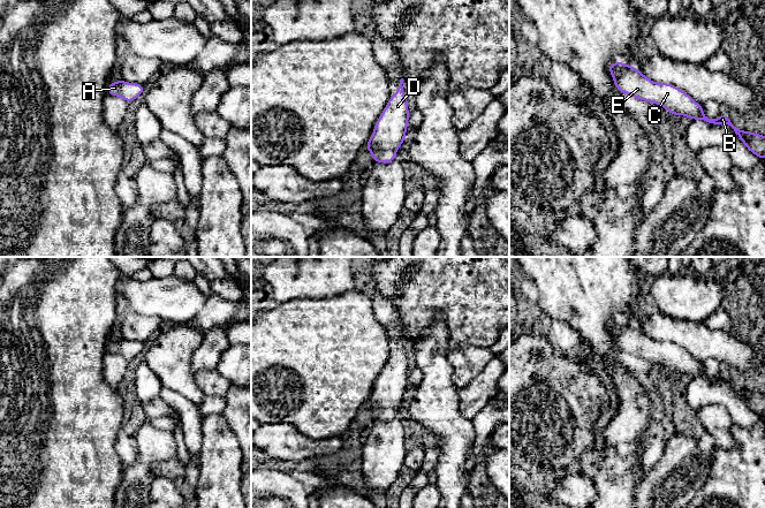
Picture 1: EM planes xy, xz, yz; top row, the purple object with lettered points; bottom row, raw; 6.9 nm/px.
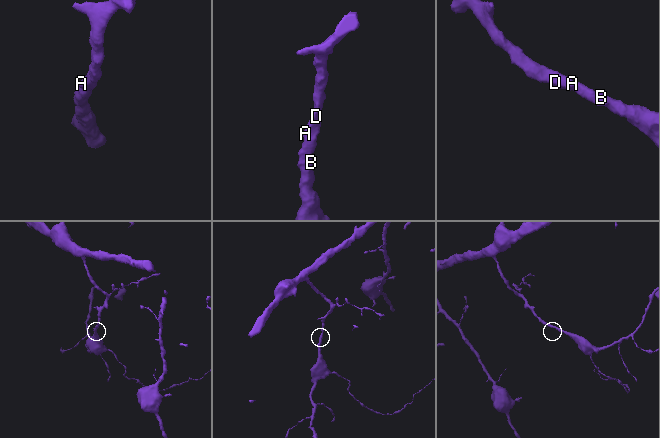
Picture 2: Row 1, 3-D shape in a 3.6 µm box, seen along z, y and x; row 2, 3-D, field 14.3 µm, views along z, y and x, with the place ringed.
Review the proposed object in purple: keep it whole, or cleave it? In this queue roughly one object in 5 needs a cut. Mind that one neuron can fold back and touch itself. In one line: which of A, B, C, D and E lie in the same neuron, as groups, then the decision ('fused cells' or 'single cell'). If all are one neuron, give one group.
A B C D E | single cell

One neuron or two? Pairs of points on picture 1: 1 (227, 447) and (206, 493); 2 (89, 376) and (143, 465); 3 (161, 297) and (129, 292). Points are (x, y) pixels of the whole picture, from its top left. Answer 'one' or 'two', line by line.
1: one
2: two
3: one

